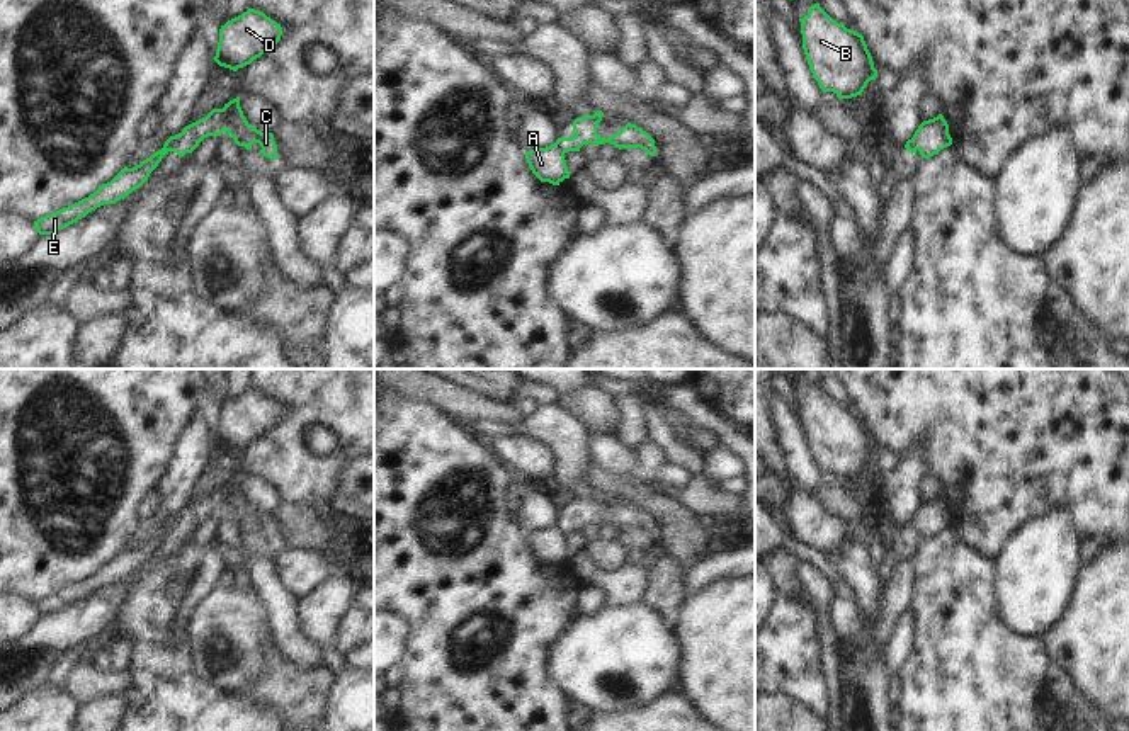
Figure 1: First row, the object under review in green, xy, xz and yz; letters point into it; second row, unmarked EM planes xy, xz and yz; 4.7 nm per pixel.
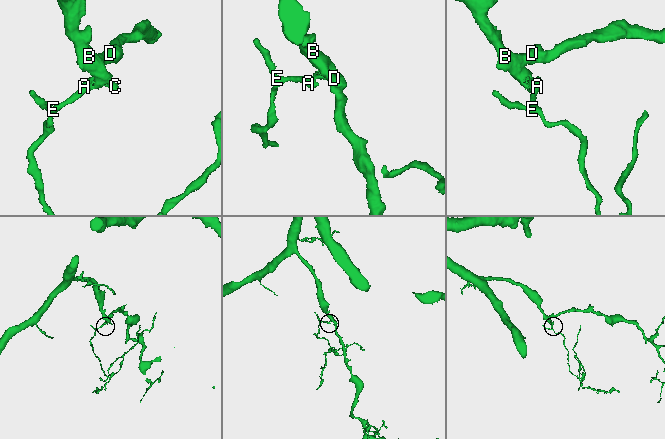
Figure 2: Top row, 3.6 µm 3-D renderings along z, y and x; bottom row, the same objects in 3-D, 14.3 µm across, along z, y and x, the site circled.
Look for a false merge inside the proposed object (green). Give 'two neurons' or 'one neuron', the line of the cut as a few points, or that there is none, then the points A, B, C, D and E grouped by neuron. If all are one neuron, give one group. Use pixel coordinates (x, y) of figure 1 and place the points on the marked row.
two neurons; cut xy (179, 135), (170, 150); groups A E / B C D

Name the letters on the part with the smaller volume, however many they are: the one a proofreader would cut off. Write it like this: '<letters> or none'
A, E

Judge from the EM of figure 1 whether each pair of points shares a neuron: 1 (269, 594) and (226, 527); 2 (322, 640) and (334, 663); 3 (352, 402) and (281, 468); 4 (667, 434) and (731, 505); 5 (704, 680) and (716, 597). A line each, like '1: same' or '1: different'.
1: same
2: same
3: same
4: same
5: same

